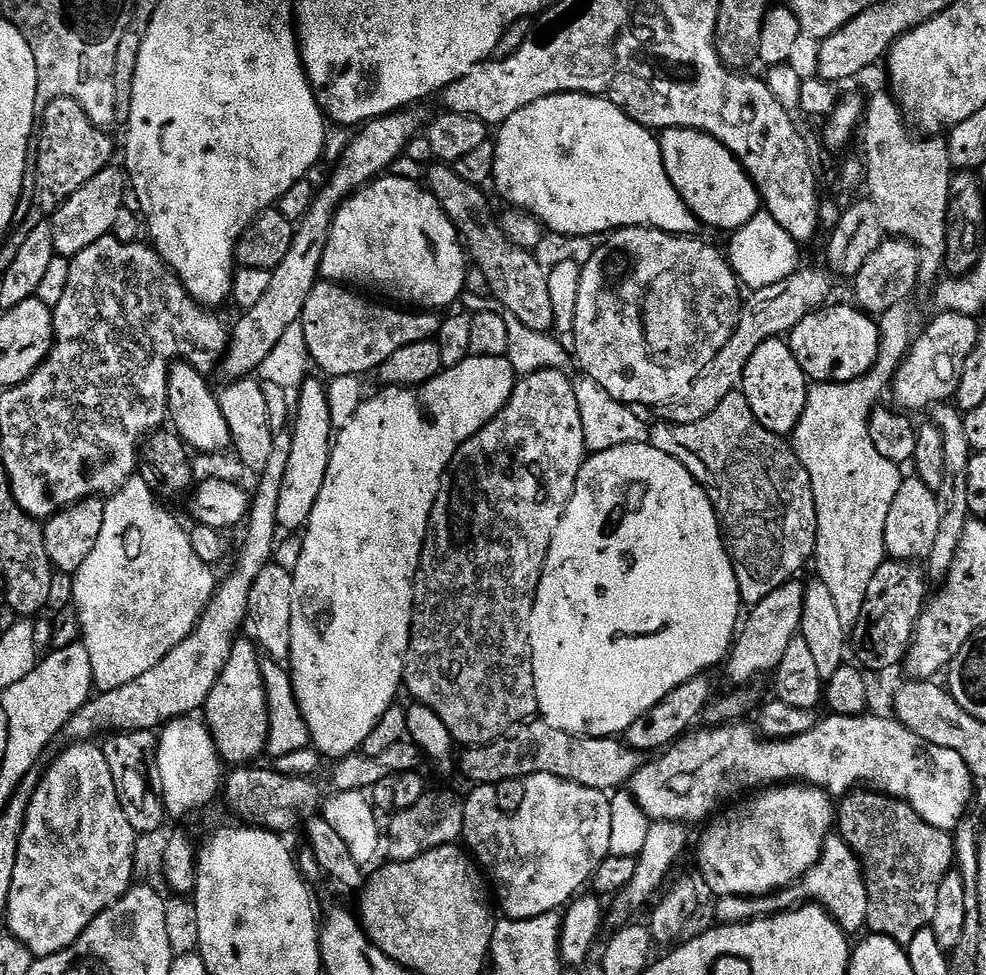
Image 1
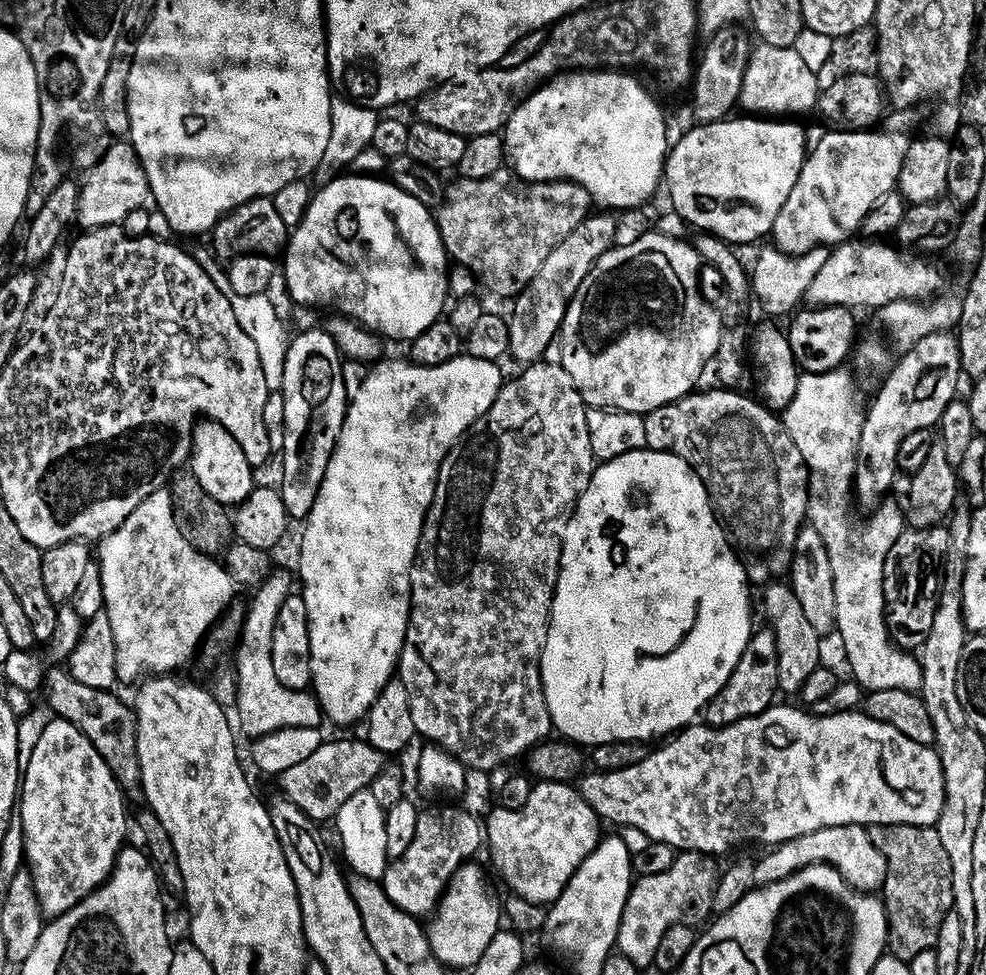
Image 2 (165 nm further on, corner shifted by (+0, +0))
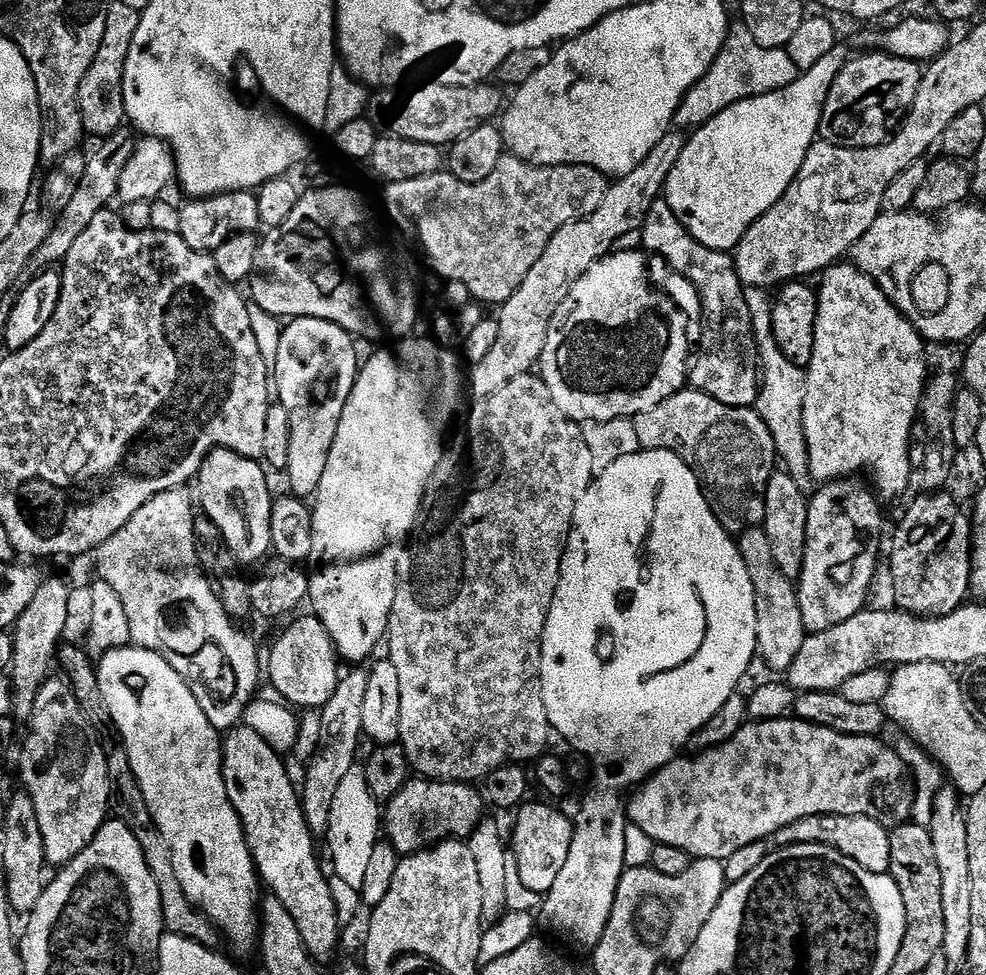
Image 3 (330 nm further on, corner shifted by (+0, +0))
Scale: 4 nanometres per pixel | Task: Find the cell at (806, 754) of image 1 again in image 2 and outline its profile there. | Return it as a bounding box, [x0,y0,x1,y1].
[578,706,946,858]

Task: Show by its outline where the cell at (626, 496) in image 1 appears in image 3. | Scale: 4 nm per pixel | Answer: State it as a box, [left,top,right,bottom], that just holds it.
[538,450,758,950]

